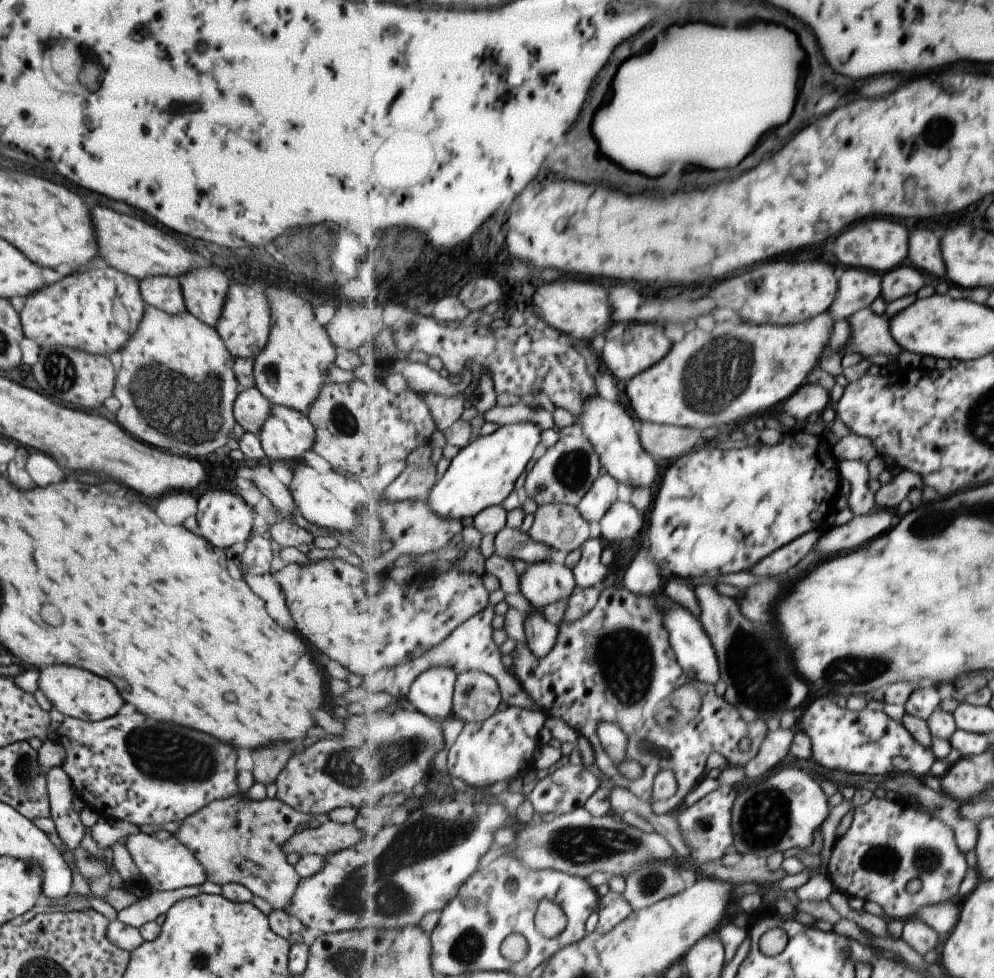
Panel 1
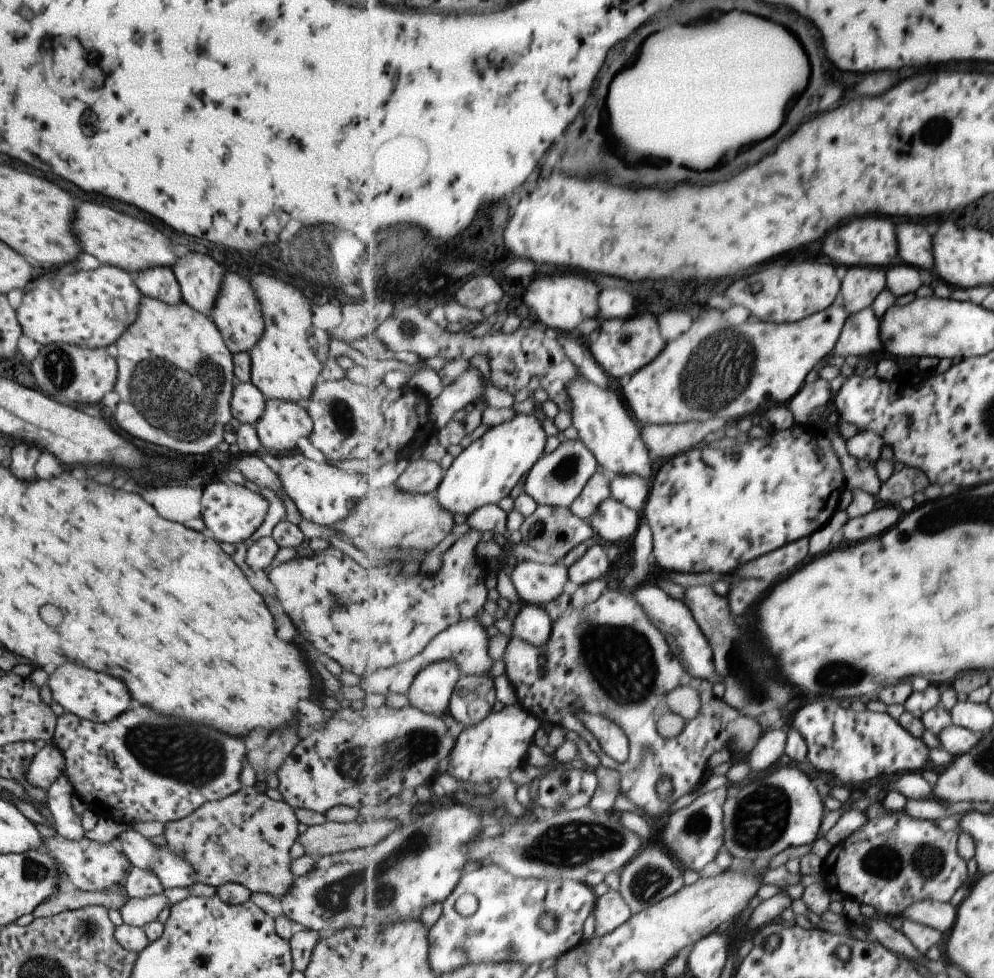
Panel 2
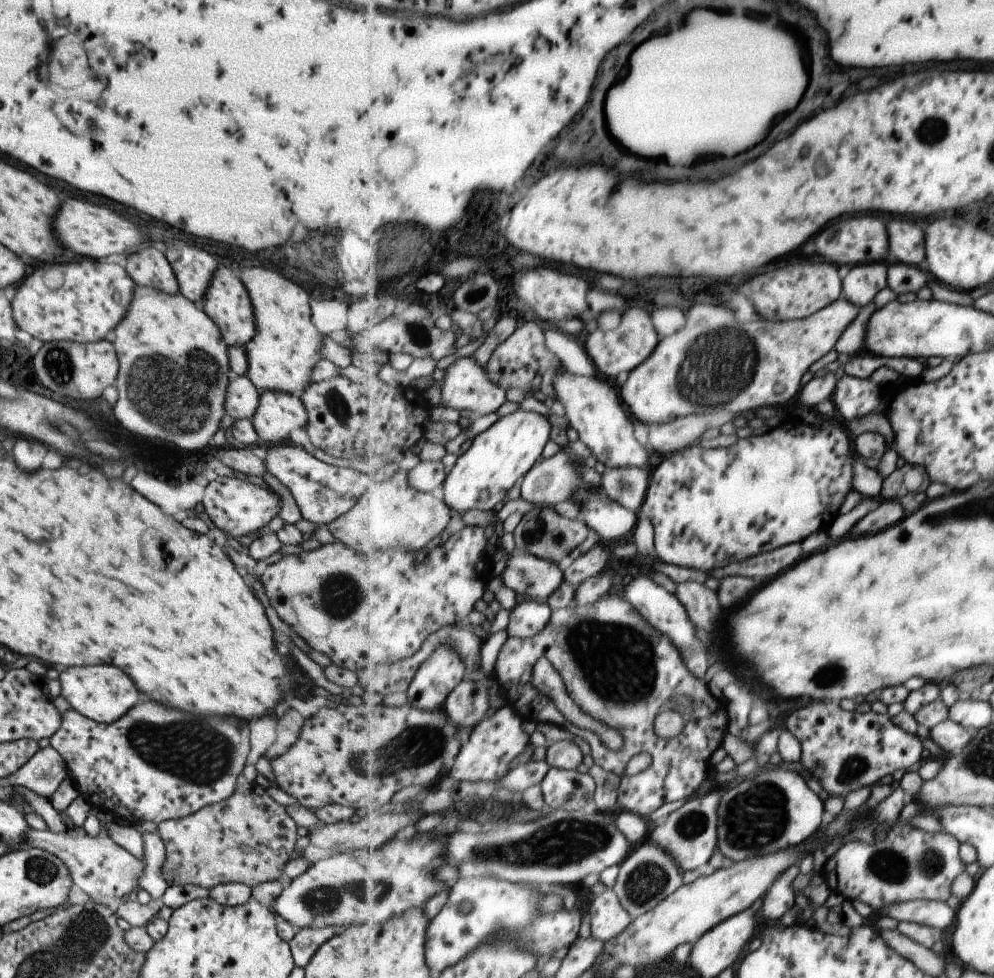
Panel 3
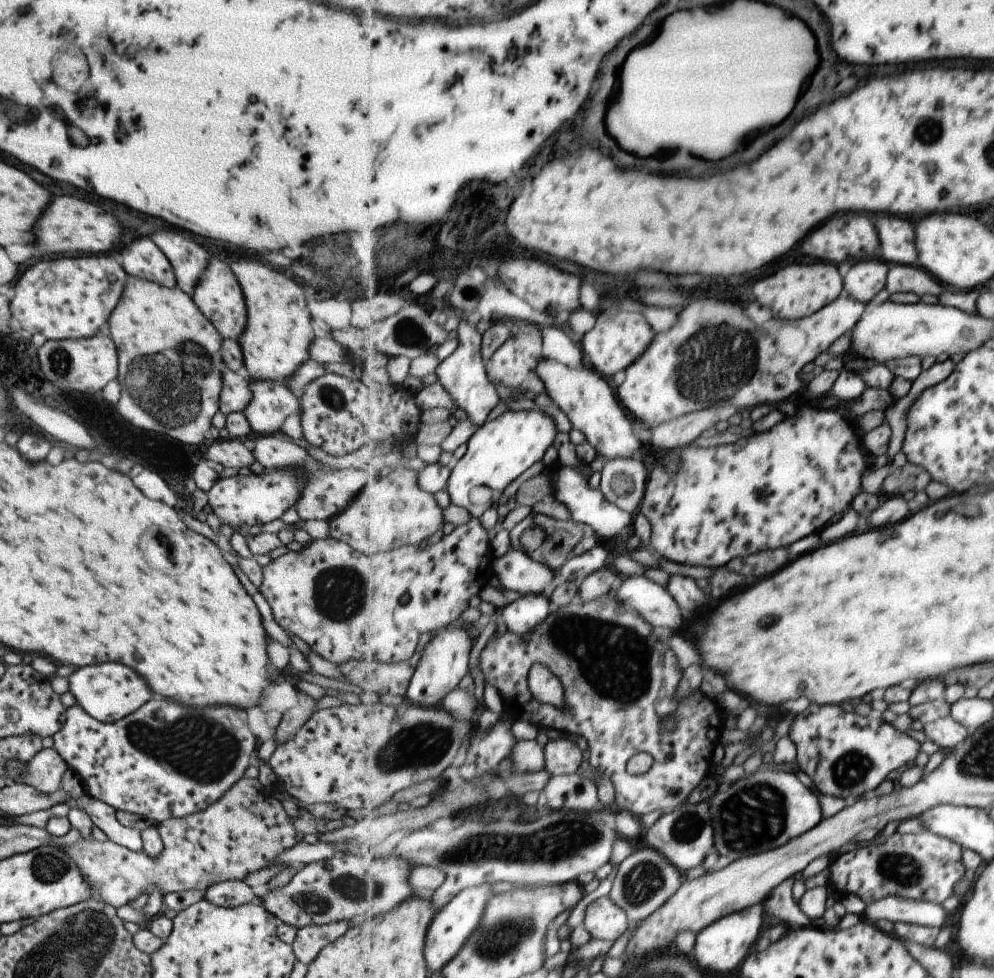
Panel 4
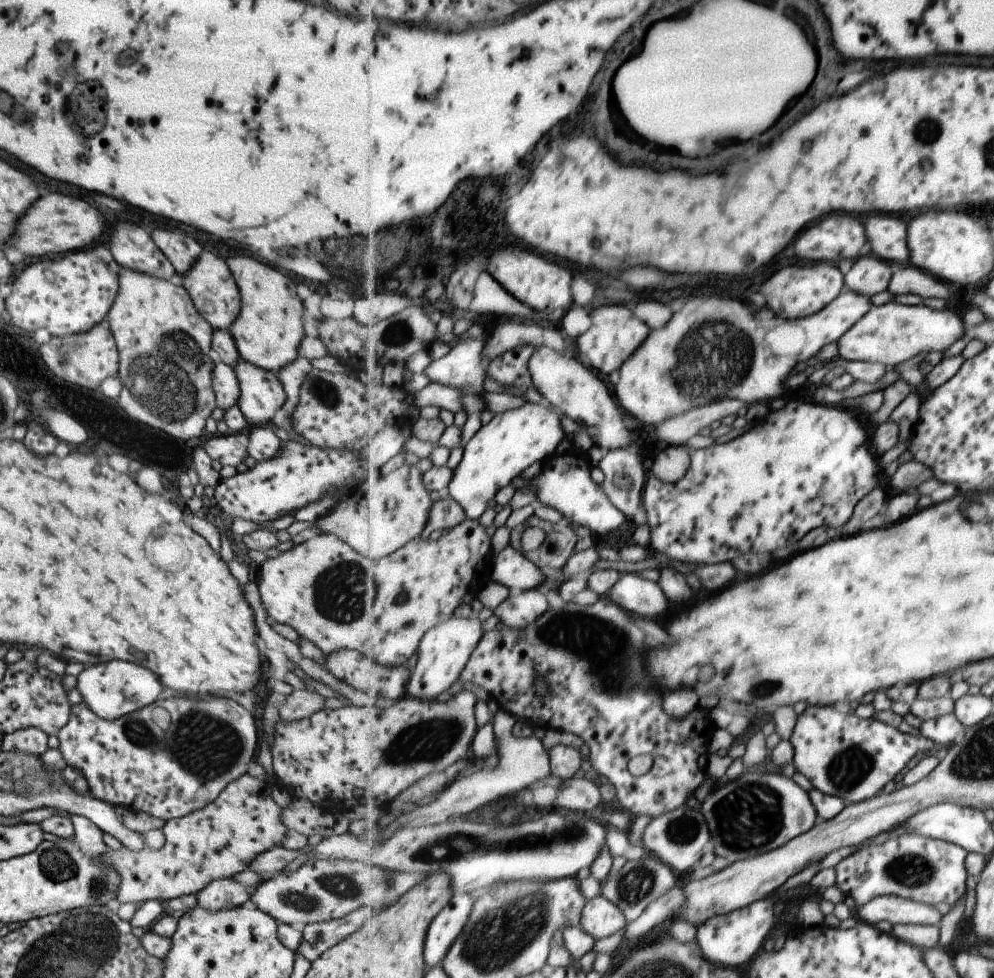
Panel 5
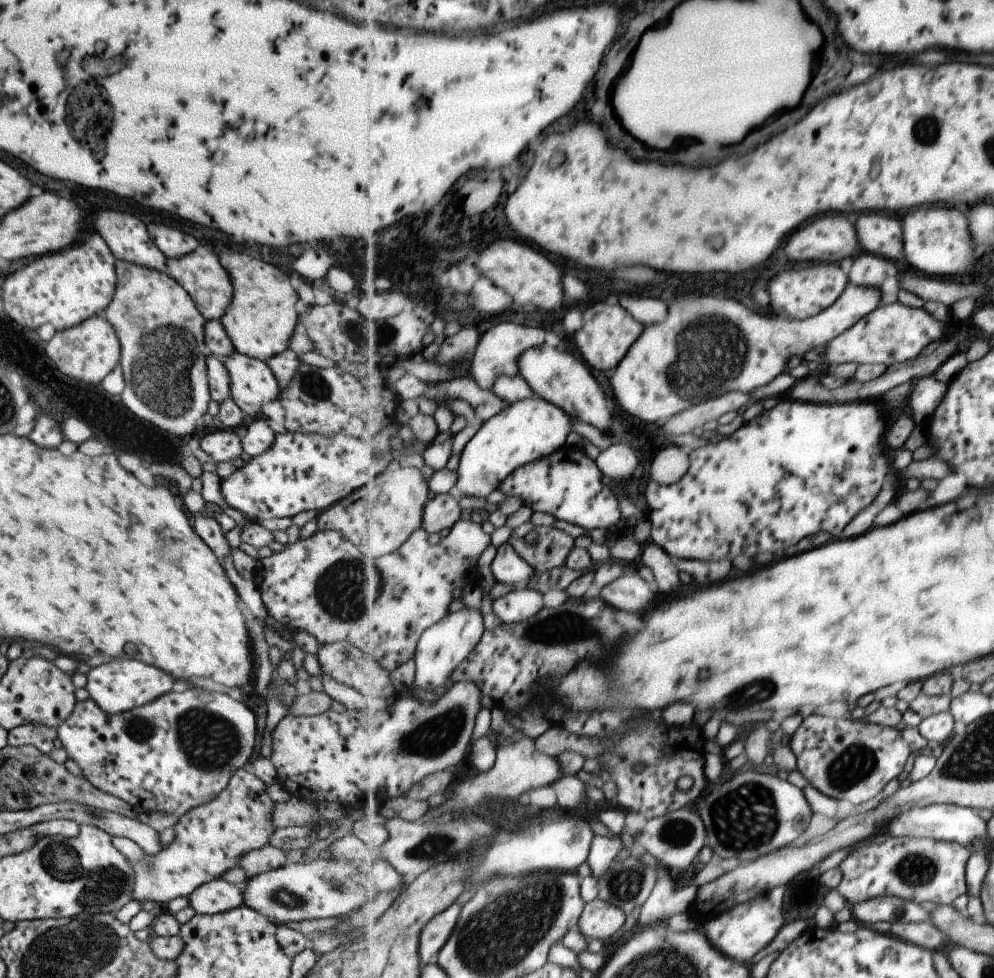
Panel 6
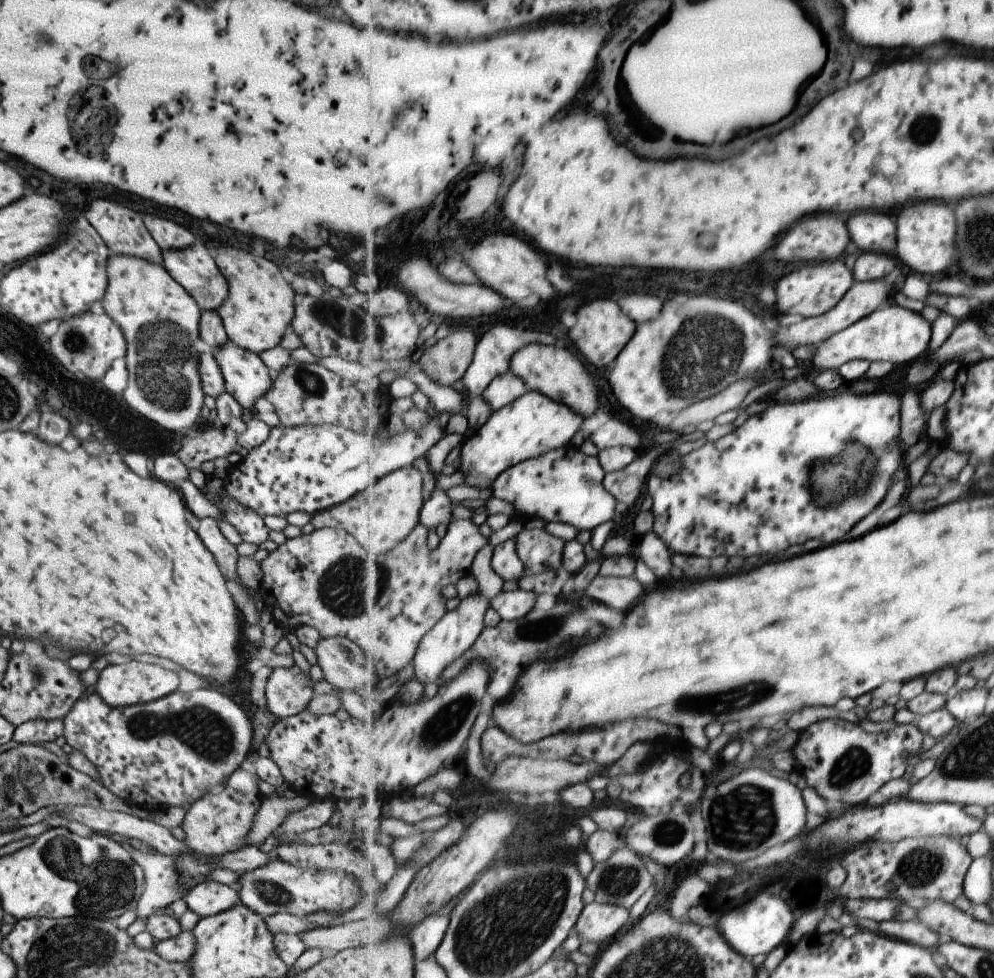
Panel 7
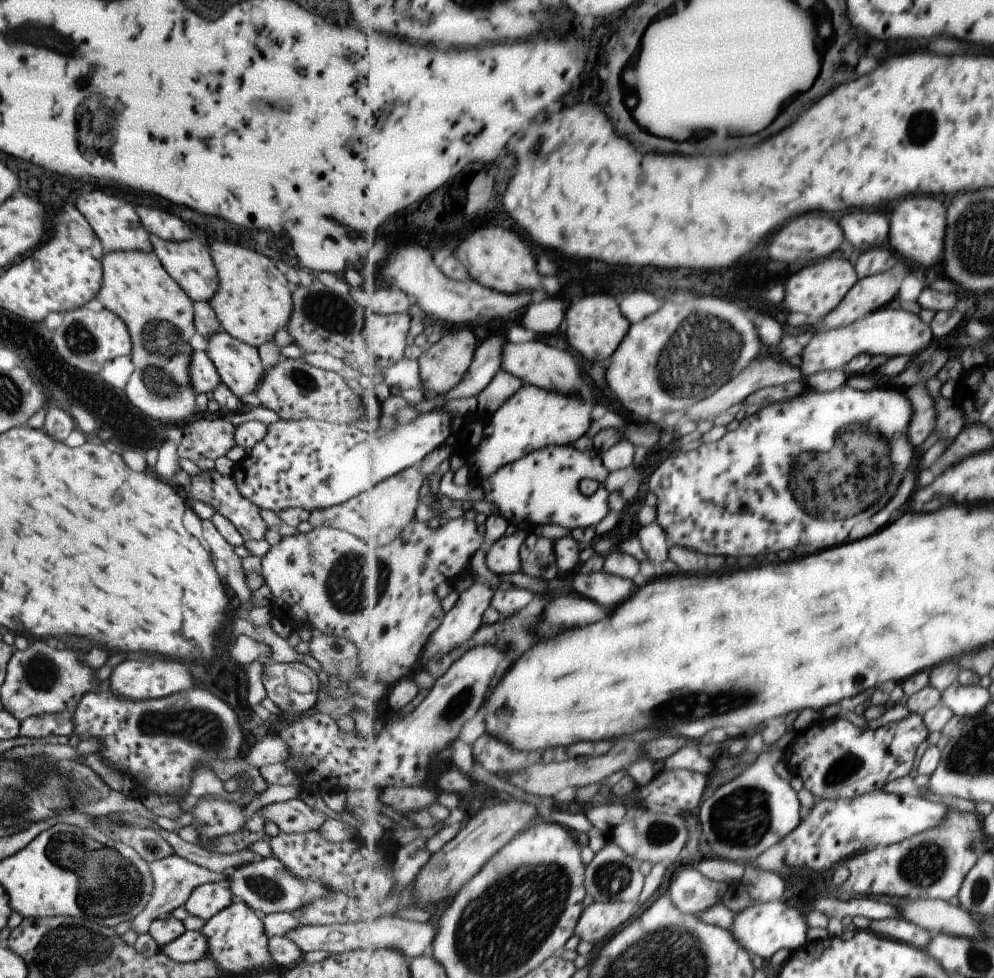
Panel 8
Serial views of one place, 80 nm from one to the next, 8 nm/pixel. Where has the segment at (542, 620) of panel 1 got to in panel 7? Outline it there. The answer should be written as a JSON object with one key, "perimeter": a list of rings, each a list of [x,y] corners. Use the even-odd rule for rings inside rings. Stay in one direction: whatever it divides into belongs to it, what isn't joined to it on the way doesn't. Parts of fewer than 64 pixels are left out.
{"perimeter":[[[516,585],[512,591],[501,591],[490,603],[502,620],[516,621],[533,610],[535,598],[537,595],[534,592]]]}

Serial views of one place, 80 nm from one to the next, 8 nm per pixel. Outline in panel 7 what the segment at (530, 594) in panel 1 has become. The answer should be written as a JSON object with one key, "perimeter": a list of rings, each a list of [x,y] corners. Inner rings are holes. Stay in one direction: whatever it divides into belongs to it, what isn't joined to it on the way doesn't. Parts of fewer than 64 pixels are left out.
{"perimeter":[[[509,539],[494,548],[492,565],[499,576],[514,583],[528,572],[525,563],[518,556],[517,539]]]}

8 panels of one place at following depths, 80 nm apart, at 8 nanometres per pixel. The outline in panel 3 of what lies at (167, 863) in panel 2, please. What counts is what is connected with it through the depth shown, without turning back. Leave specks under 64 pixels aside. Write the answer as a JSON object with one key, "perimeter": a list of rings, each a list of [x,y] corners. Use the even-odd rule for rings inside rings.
{"perimeter":[[[90,808],[91,814],[95,814],[99,818],[99,823],[103,828],[107,829],[107,834],[117,846],[121,846],[124,850],[127,850],[131,856],[139,858],[141,862],[143,859],[143,844],[142,836],[140,835],[132,824],[126,824],[119,826],[113,816],[109,813],[101,812],[97,808]]]}

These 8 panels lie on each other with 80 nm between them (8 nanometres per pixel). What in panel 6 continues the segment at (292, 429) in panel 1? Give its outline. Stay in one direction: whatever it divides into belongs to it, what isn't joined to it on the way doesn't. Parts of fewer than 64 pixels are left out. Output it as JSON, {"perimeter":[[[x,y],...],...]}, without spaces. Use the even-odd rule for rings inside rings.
{"perimeter":[[[235,350],[222,360],[230,382],[230,397],[248,420],[262,417],[259,405],[277,400],[279,387],[265,362]]]}

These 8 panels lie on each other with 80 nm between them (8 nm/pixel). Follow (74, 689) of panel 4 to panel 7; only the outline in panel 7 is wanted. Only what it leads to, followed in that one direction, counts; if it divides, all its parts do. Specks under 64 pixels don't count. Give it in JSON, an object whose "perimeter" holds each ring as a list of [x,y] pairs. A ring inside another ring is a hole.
{"perimeter":[[[125,662],[125,664],[107,665],[99,671],[99,678],[95,683],[95,693],[110,707],[121,708],[134,704],[154,701],[173,692],[177,688],[179,680],[177,674],[155,664],[141,664],[141,662]]]}

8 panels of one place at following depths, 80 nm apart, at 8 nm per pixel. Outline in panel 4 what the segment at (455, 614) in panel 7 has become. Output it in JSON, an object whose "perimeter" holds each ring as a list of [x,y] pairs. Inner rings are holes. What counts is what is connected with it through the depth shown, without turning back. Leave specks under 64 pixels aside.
{"perimeter":[[[461,620],[426,638],[425,652],[419,662],[416,674],[413,676],[406,700],[424,708],[435,708],[442,704],[443,697],[458,688],[459,682],[469,674],[469,658],[475,639],[465,626],[460,626]]]}

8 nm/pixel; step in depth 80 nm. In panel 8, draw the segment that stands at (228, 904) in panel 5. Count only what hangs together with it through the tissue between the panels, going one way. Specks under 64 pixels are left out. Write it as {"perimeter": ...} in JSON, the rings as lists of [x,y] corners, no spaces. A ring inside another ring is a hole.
{"perimeter":[[[203,883],[191,891],[183,905],[189,915],[206,921],[232,900],[235,898],[227,886],[218,883]]]}

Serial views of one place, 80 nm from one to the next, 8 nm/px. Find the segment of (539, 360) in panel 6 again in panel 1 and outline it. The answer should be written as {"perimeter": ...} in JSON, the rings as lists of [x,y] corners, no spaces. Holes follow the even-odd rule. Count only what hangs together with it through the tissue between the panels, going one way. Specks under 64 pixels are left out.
{"perimeter":[[[597,393],[585,399],[584,409],[575,419],[575,426],[594,444],[595,450],[600,454],[602,466],[618,482],[631,488],[644,486],[656,490],[660,480],[657,458],[645,450],[640,437],[640,423],[637,421],[631,418],[623,404]]]}

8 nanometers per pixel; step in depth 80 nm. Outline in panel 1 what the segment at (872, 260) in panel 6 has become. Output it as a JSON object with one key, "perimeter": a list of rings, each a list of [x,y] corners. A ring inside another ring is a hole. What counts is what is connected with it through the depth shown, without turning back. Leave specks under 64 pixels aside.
{"perimeter":[[[848,268],[840,278],[840,289],[830,312],[837,321],[847,320],[882,296],[883,278],[876,271]]]}

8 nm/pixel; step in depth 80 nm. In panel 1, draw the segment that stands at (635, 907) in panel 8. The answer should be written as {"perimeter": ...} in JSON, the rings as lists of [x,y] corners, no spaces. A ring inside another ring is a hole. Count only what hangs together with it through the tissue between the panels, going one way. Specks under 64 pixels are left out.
{"perimeter":[[[609,892],[600,898],[598,910],[600,920],[596,932],[599,934],[608,934],[616,929],[634,912],[623,893],[619,892]]]}

